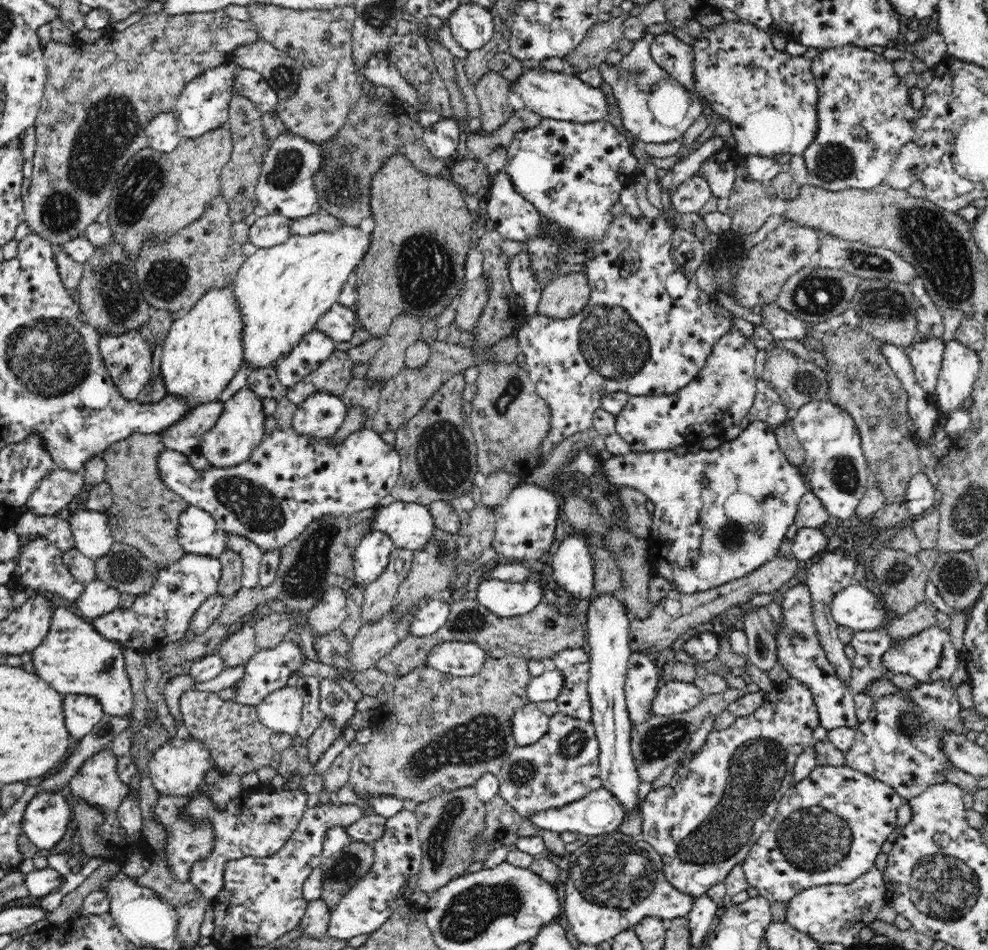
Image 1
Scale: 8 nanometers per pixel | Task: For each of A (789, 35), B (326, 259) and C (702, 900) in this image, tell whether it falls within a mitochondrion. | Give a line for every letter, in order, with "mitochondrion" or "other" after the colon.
A: other
B: other
C: other

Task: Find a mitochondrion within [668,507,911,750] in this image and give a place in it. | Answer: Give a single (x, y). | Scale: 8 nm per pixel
(734, 536)

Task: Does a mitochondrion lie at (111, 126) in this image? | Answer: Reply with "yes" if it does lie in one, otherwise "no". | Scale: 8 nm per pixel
yes

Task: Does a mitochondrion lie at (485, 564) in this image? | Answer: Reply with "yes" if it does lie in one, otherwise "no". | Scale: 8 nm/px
no

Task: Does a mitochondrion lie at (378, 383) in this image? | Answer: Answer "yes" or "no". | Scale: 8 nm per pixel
no

